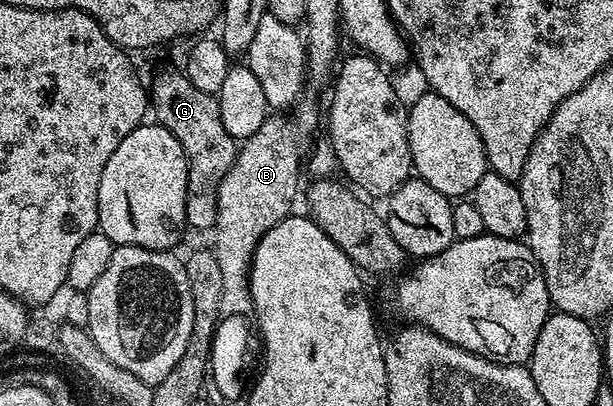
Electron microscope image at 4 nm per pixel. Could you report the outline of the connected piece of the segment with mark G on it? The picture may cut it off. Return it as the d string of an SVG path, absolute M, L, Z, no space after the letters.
M178 69L160 72L155 77L154 84L149 84L148 99L158 126L168 129L168 133L172 133L176 141L180 141L186 154L188 194L184 213L187 228L195 227L198 231L213 232L220 183L224 181L228 169L232 169L239 149L239 144L230 136L228 129L224 129L224 121L220 121L218 96L204 93L204 89L196 89L185 70Z

